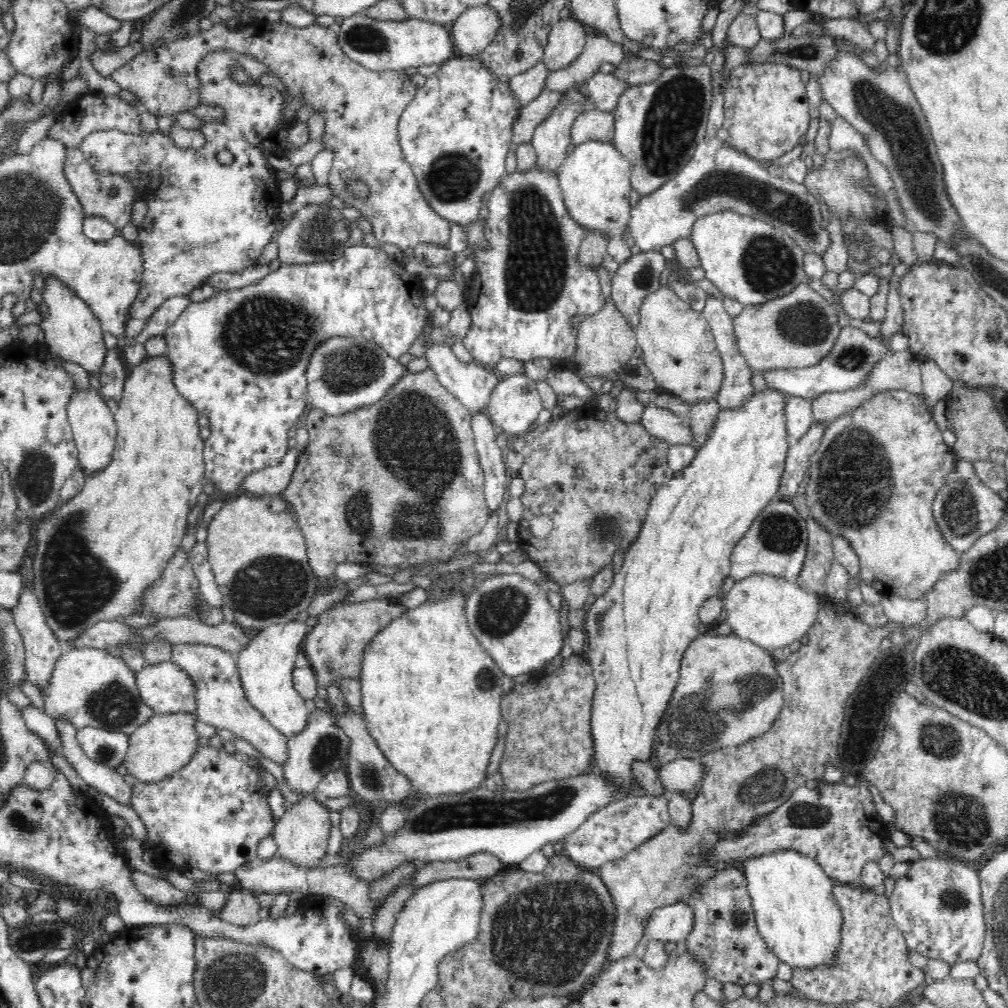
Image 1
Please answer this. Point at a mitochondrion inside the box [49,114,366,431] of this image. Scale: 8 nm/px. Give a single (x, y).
(266, 334)

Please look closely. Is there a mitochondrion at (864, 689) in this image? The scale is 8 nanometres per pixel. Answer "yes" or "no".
yes

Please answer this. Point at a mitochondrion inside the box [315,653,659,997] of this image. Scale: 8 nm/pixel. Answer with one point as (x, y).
(545, 936)

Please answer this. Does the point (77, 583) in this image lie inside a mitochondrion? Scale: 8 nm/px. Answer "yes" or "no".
yes

